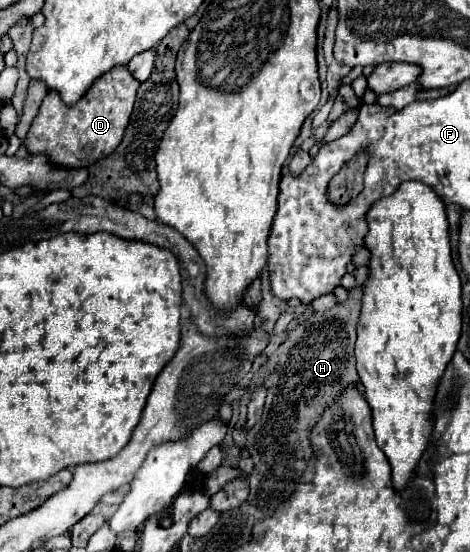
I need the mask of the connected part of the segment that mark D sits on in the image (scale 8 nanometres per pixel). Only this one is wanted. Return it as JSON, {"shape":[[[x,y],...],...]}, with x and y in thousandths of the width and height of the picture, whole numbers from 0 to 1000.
{"shape":[[[257,120],[206,141],[189,167],[160,192],[138,192],[117,167],[100,170],[49,257],[57,275],[96,279],[104,297],[126,304],[185,304],[202,297],[253,264],[274,225],[291,159],[296,149],[287,149],[274,127]]]}

